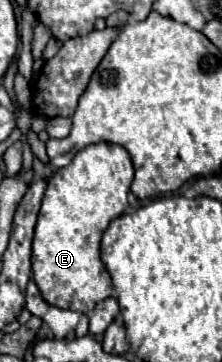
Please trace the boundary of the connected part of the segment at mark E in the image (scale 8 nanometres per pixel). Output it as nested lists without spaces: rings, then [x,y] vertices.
[[[114,143],[84,147],[70,165],[52,175],[32,243],[32,275],[48,305],[90,313],[96,303],[110,297],[112,281],[100,259],[100,239],[108,223],[126,211],[132,179],[130,155]]]

